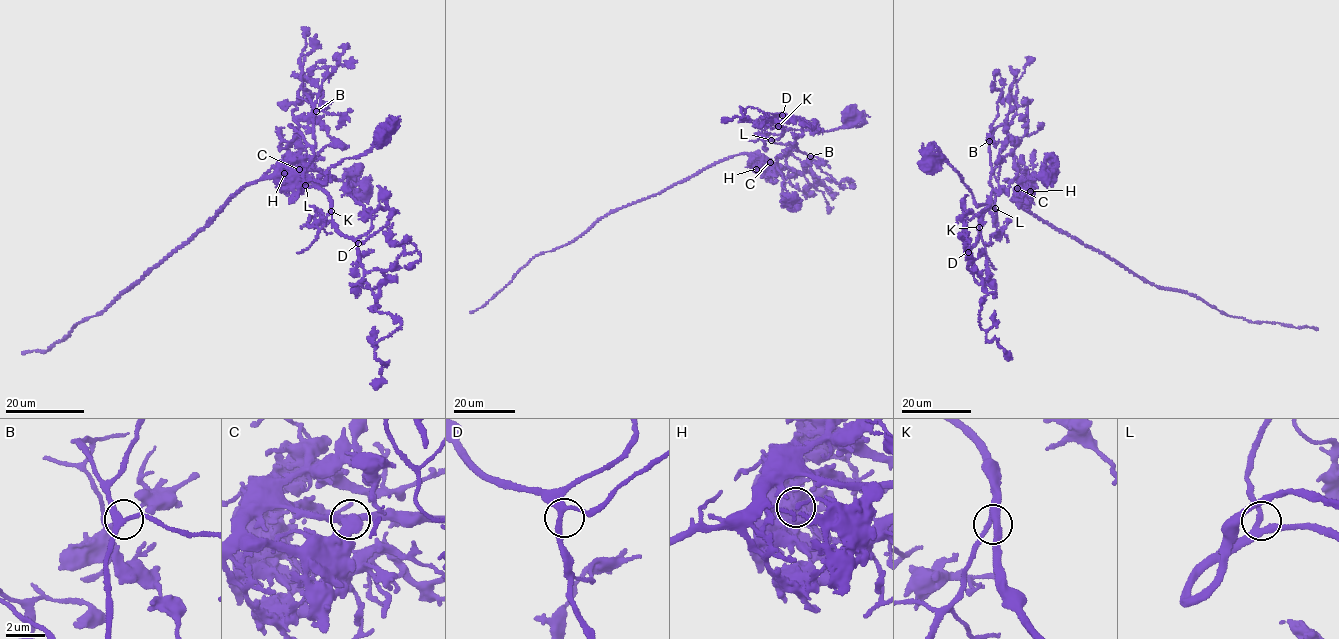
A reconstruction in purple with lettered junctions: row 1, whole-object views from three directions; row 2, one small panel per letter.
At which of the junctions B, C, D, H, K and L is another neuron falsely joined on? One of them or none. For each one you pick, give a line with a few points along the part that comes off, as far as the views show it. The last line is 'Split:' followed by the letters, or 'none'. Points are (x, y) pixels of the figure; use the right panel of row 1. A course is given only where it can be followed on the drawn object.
H: foreign part runs (1030, 191), (1019, 204), (1154, 286), (1193, 295), (1229, 316), (1251, 322), (1317, 329)
Split: H

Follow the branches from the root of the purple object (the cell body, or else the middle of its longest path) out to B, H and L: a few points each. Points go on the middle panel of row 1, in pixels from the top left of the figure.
B: (849, 114), (842, 126), (834, 130), (791, 128), (765, 135), (810, 156)
H: (849, 114), (832, 130), (768, 133), (767, 138), (792, 147), (787, 166), (756, 169)
L: (849, 114), (842, 126), (834, 130), (791, 128), (765, 135), (771, 140)

